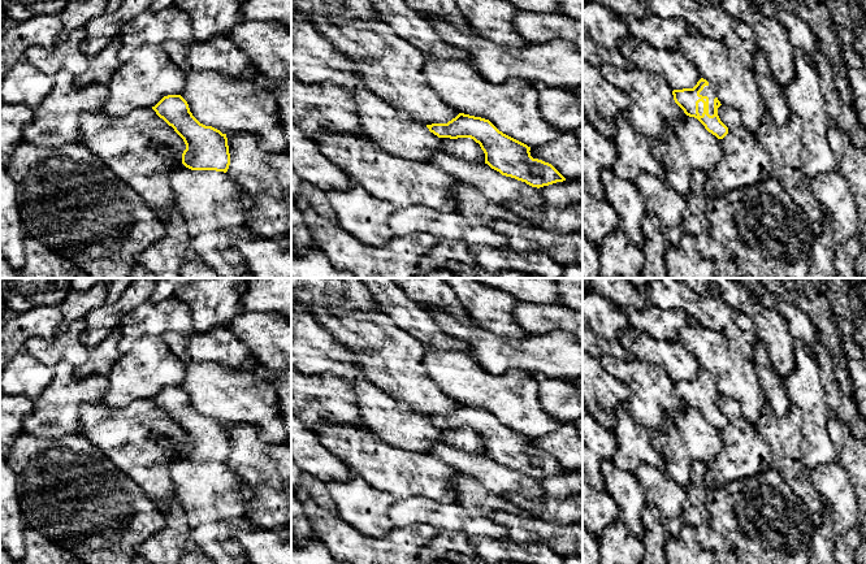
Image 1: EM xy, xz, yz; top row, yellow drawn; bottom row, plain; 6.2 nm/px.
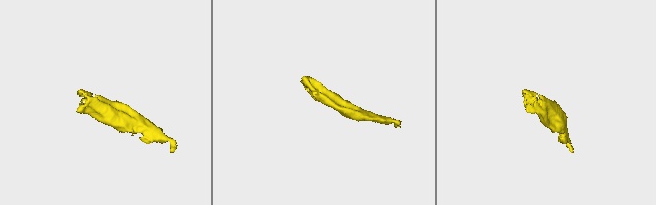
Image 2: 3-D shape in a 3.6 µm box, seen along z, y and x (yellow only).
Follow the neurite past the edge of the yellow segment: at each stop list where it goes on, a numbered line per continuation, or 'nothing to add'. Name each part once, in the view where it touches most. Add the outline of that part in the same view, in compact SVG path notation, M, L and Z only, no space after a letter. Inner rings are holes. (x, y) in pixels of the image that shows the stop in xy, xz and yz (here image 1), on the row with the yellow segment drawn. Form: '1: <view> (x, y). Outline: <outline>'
1: yz (709, 91). Outline: M711 84L705 86L703 90L700 92L700 95L709 97L709 114L713 116L714 114L714 99L716 97L715 88Z

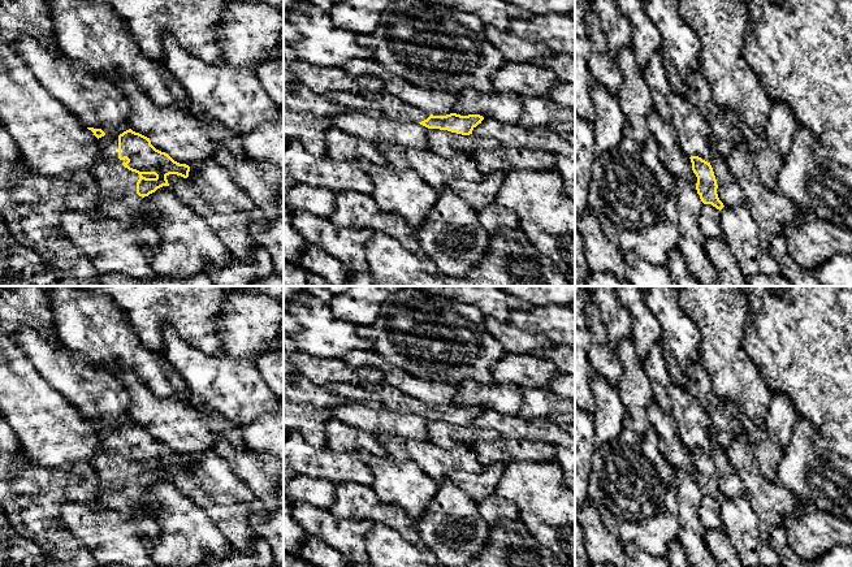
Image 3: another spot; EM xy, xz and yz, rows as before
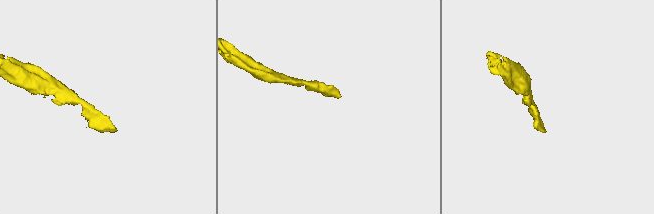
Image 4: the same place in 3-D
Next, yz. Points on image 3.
1: yz (709, 223). Outline: M702 204L700 229L704 238L717 238L725 241L725 234L719 224L721 211L712 204Z

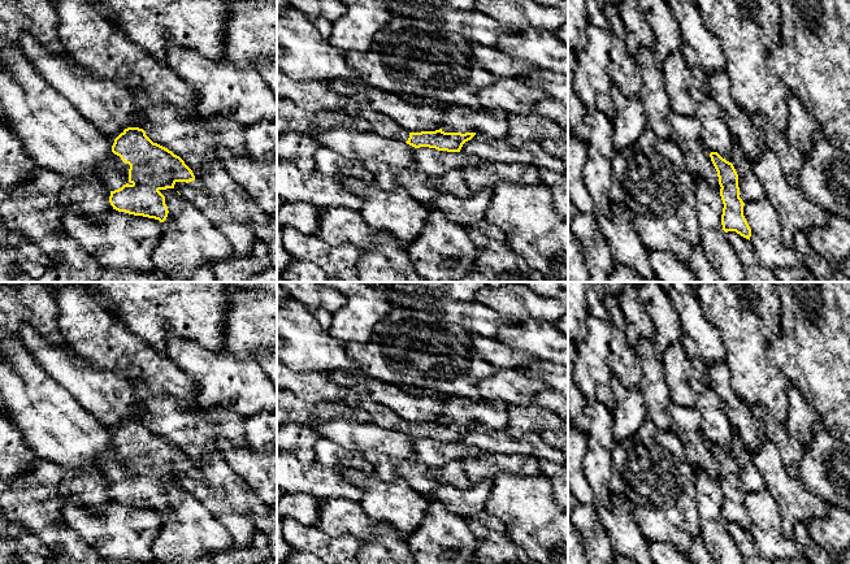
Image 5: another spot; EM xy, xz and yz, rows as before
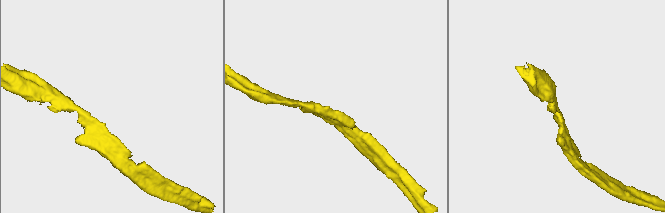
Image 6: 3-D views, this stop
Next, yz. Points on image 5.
nothing to add

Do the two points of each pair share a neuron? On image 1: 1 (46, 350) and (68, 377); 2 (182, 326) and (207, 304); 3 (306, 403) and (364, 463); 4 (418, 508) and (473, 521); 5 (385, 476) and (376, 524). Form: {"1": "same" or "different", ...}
{"1": "different", "2": "different", "3": "different", "4": "same", "5": "different"}

